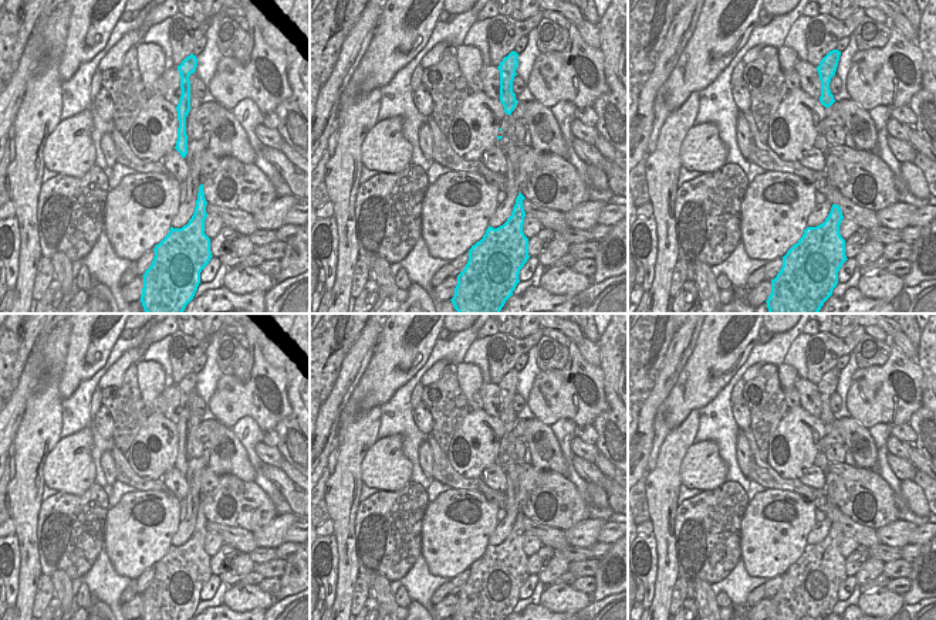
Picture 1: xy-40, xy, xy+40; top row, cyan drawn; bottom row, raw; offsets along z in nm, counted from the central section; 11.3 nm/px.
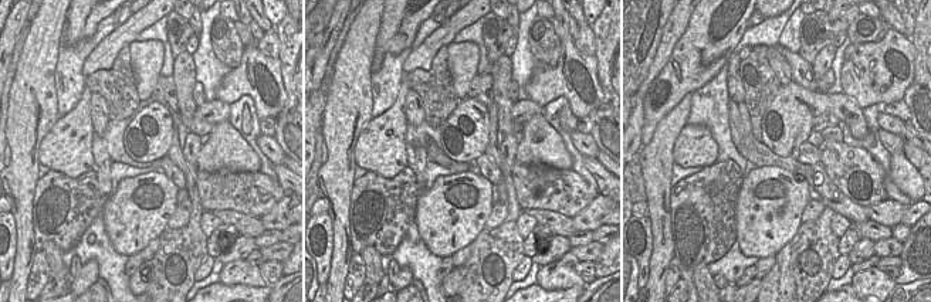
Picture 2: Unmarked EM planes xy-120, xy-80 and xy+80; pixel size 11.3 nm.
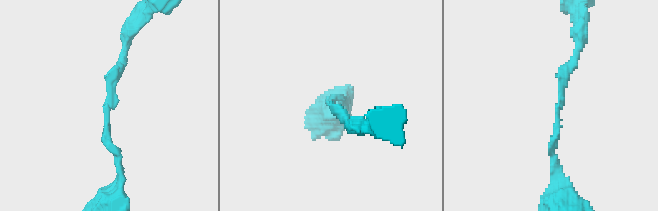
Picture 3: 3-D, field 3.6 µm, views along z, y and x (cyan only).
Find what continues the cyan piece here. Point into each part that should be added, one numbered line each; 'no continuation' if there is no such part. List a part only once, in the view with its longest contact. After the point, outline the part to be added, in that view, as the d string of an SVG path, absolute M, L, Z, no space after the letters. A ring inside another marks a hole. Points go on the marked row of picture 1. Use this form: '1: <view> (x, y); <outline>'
no continuation

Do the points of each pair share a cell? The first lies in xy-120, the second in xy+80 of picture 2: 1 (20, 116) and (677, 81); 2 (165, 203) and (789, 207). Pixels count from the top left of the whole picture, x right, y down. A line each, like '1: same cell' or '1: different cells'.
1: different cells
2: same cell

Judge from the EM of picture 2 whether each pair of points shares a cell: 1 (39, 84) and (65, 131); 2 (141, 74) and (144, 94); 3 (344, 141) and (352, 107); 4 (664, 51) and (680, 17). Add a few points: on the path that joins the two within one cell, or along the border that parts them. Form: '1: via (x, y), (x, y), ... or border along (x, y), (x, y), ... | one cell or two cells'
1: border along (60, 118), (39, 146) | two cells
2: via (144, 78), (144, 90) | one cell
3: via (344, 132), (345, 115) | one cell
4: via (667, 43), (676, 26) | one cell

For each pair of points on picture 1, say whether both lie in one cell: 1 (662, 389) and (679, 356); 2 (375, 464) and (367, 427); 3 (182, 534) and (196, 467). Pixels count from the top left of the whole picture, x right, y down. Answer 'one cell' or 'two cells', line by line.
1: one cell
2: two cells
3: one cell

